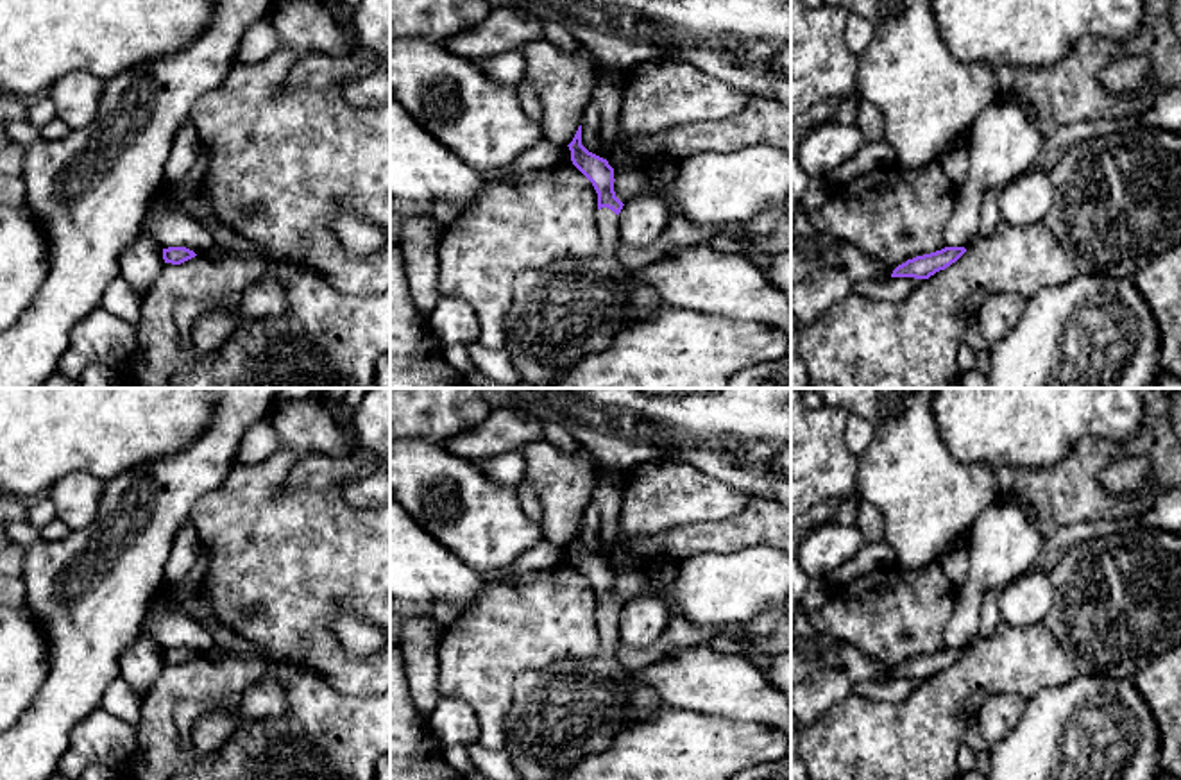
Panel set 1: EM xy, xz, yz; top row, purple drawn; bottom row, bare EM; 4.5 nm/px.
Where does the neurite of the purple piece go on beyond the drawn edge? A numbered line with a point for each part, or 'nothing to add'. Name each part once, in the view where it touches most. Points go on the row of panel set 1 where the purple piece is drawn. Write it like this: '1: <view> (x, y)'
1: xz (568, 310)

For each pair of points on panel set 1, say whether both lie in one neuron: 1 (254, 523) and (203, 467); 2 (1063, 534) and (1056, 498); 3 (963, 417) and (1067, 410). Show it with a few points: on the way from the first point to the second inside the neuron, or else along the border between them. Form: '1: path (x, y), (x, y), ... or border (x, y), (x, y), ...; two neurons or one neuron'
1: border (235, 462), (229, 474), (195, 505), (190, 516); two neurons
2: border (1103, 519), (1060, 525), (1045, 539); two neurons
3: path (988, 410), (1042, 410); one neuron

